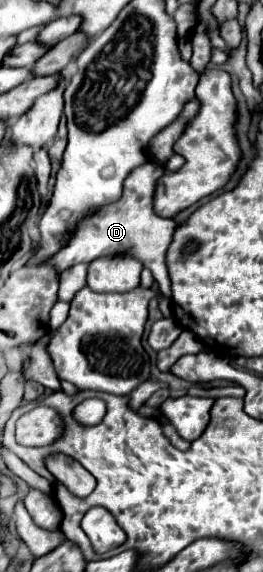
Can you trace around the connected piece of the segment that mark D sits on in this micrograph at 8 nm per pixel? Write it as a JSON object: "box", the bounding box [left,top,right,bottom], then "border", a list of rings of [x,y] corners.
{"box":[43,161,175,297],"border":[[[147,161],[141,167],[137,167],[137,171],[131,171],[129,177],[125,179],[125,189],[123,189],[121,199],[117,203],[109,203],[101,207],[97,215],[89,215],[89,219],[85,219],[85,223],[81,223],[81,227],[77,229],[77,235],[73,235],[73,239],[69,239],[69,243],[61,247],[61,251],[57,251],[57,255],[53,255],[53,259],[45,261],[43,265],[51,265],[59,275],[77,263],[89,263],[103,255],[131,253],[153,273],[155,281],[159,283],[161,293],[171,297],[169,275],[165,267],[165,251],[175,231],[175,221],[167,221],[155,215],[153,205],[151,205],[153,187],[163,173],[165,169],[157,161]]]}

